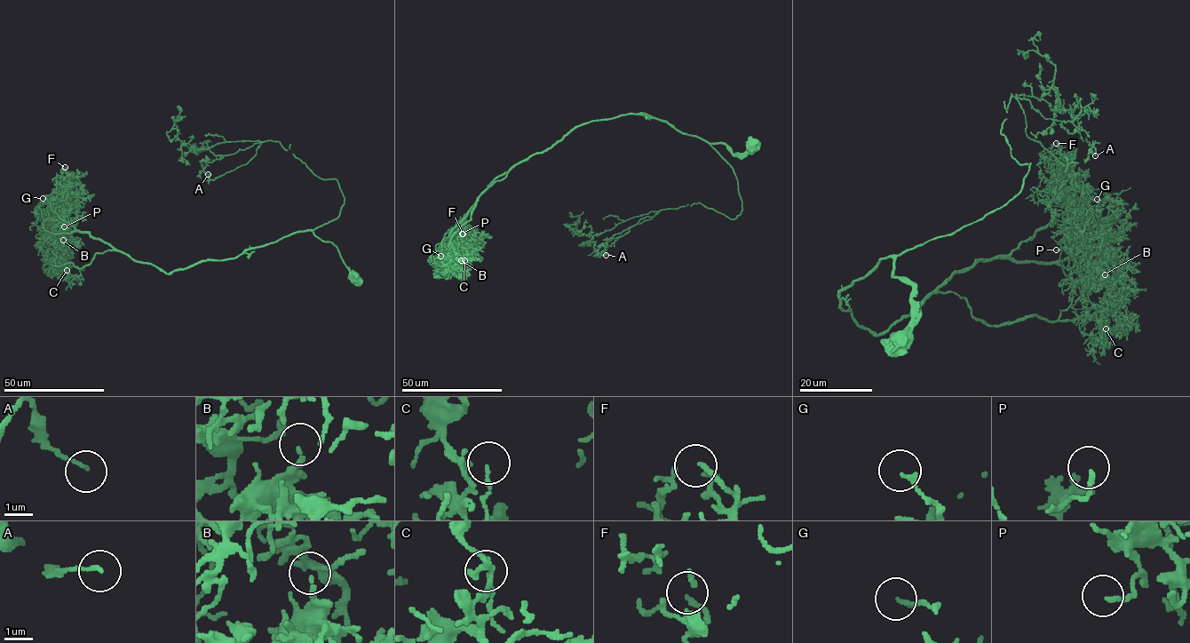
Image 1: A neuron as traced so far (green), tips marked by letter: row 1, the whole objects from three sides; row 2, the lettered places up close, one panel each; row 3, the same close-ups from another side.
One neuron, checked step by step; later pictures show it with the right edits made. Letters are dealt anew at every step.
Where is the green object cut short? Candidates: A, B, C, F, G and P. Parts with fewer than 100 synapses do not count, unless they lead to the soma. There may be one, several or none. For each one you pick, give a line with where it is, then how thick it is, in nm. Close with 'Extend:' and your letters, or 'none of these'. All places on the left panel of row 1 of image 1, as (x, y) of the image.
Extend: none of these

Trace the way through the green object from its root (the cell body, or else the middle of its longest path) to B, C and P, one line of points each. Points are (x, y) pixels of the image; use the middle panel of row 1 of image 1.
B: (749, 148), (733, 154), (644, 114), (577, 125), (499, 175), (477, 198), (438, 248), (449, 259), (461, 260)
C: (749, 148), (733, 154), (644, 114), (577, 125), (479, 195), (471, 218), (450, 239), (456, 256), (464, 260)
P: (749, 148), (733, 154), (644, 114), (592, 120), (499, 175), (449, 236), (461, 239), (462, 234)

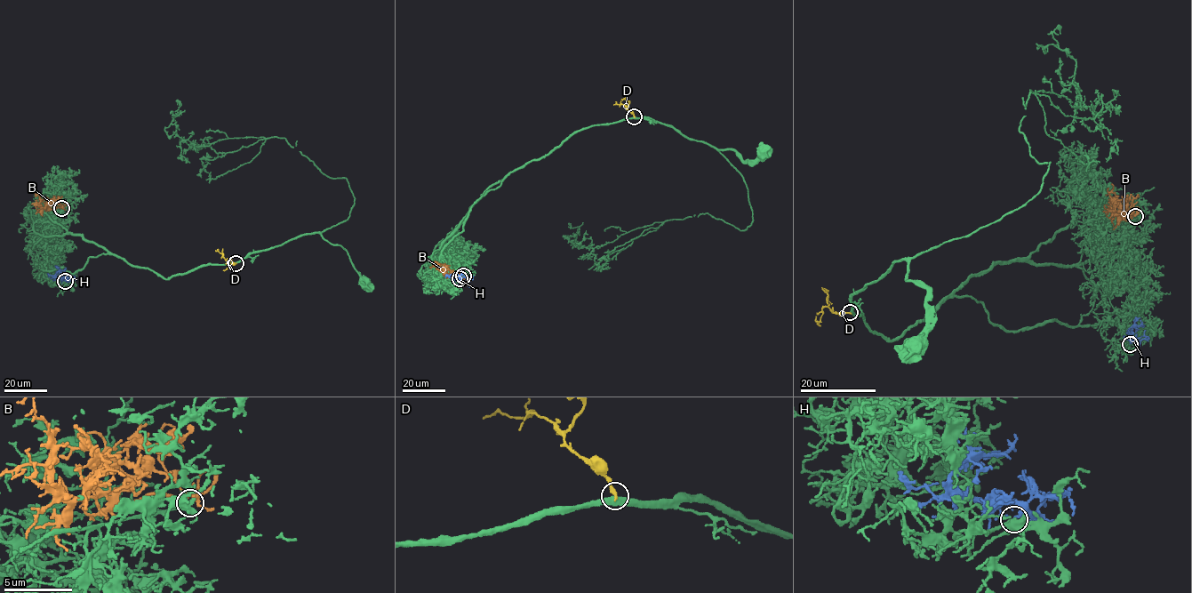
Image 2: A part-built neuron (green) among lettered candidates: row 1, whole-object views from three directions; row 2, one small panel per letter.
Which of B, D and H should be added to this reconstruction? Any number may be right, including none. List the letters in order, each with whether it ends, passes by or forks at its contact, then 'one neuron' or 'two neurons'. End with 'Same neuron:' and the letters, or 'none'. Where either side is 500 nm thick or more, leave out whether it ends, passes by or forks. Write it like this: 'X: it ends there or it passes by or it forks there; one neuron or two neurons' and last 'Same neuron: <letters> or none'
B: it ends there; one neuron
D: it ends there; two neurons
H: it ends there; two neurons
Same neuron: B

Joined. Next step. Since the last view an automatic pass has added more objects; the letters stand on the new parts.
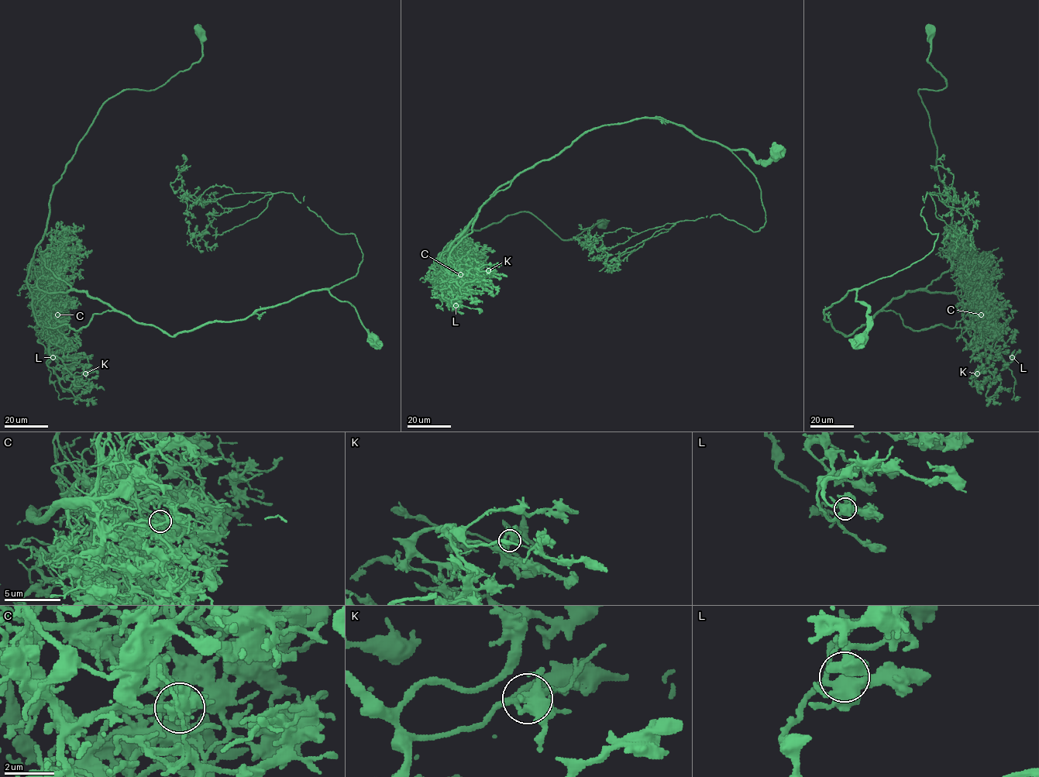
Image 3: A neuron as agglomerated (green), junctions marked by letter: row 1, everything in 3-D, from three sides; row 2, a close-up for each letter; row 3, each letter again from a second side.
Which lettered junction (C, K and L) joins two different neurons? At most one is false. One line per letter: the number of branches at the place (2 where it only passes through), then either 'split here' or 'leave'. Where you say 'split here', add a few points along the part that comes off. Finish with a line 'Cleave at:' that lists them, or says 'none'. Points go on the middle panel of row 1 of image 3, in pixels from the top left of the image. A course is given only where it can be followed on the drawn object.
C: branches 8; split here; course (459, 274), (452, 266), (438, 273), (430, 267), (468, 229), (526, 211), (571, 240), (605, 222), (600, 221)
K: branches 6; leave
L: branches 6; leave
Cleave at: C

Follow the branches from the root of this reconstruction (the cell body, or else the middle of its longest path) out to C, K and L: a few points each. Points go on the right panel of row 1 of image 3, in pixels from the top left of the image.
C: (862, 338), (868, 307), (853, 290), (823, 311), (846, 335), (883, 311), (914, 330), (973, 326), (981, 314)
K: (862, 338), (853, 290), (823, 311), (836, 330), (883, 311), (914, 330), (975, 326), (977, 373)
L: (862, 338), (853, 290), (823, 311), (846, 335), (892, 311), (914, 330), (975, 326), (1012, 357)

